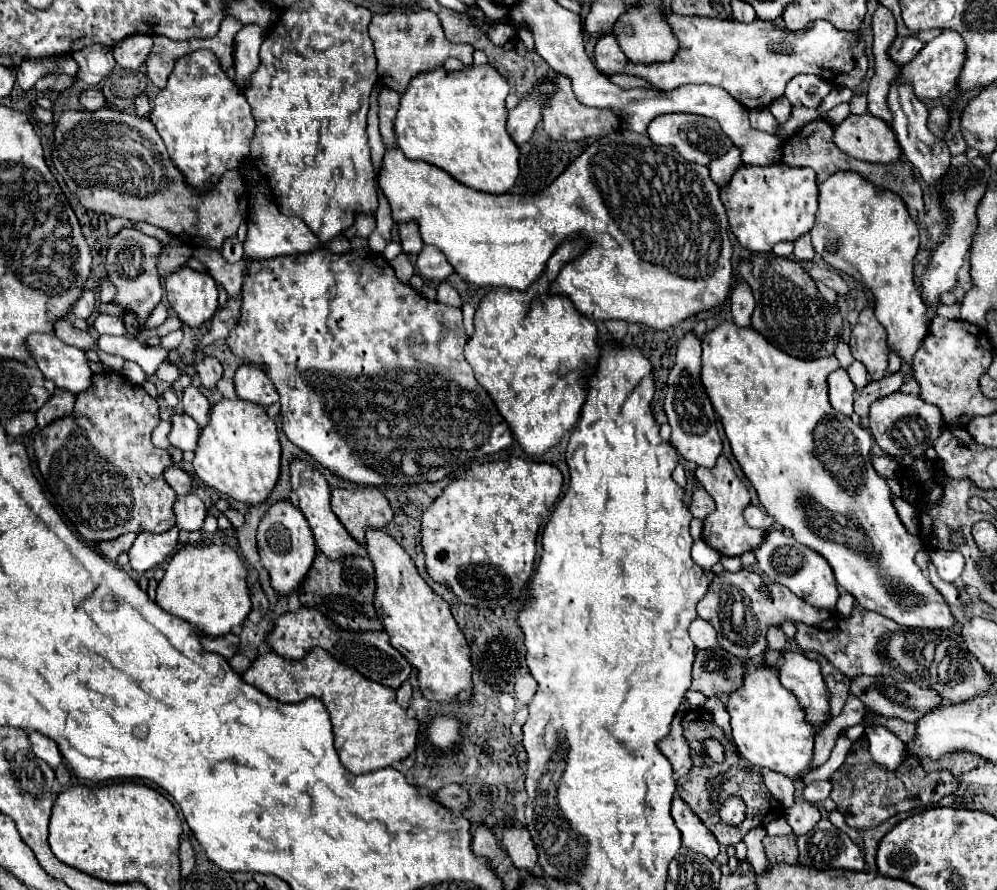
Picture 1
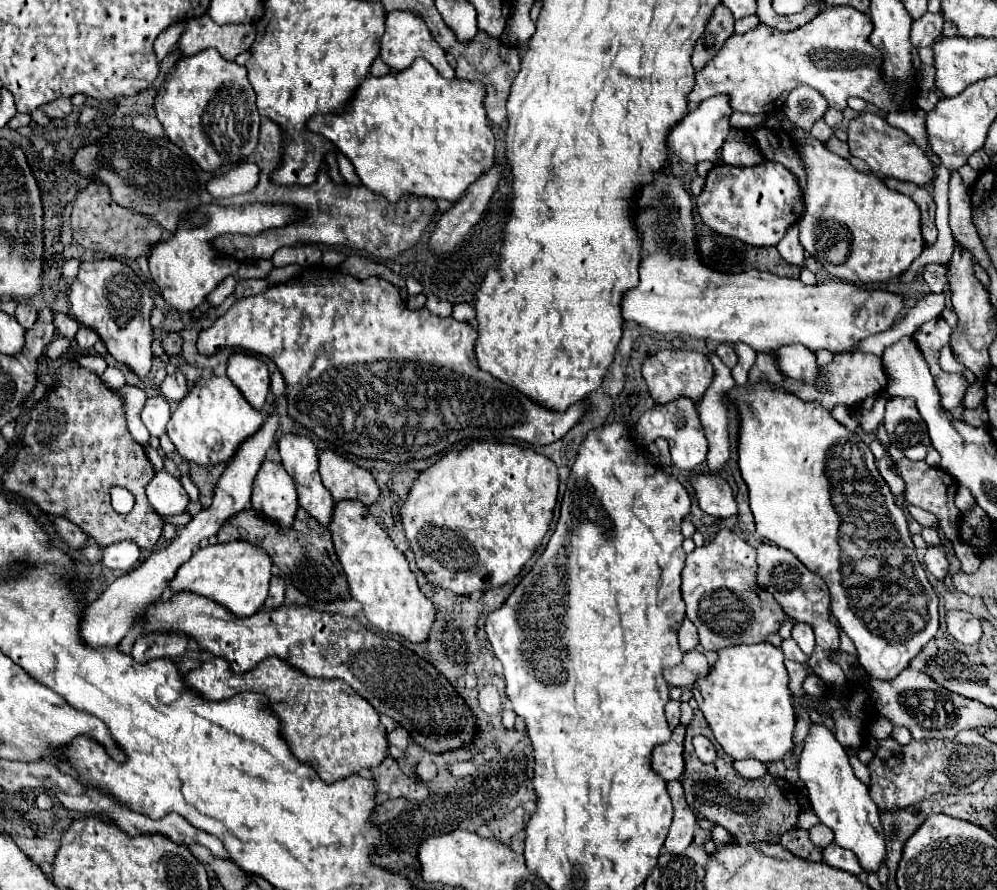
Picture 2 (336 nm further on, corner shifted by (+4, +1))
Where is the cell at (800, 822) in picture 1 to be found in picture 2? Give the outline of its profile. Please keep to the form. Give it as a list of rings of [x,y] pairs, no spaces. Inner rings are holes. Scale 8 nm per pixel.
[[[823,823],[815,825],[809,833],[811,833],[811,841],[813,841],[817,847],[821,847],[821,849],[825,849],[825,845],[833,843],[833,831],[831,831],[827,825],[823,825]]]

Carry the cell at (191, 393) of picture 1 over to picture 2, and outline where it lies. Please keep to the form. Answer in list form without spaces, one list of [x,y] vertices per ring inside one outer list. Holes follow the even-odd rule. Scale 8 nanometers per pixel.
[[[177,371],[173,375],[167,375],[161,383],[161,393],[167,397],[167,401],[181,401],[187,395],[187,381],[185,377]]]

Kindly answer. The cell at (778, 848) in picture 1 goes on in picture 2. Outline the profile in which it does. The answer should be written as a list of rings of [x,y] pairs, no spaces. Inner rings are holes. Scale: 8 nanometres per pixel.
[[[795,829],[789,831],[781,837],[781,845],[787,847],[791,853],[795,853],[801,859],[807,861],[821,861],[821,849],[815,847],[809,839],[809,833],[805,829]]]

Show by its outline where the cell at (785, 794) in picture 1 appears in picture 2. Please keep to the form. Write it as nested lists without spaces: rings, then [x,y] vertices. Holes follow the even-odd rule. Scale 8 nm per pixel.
[[[741,759],[741,761],[735,761],[733,763],[735,771],[743,777],[763,777],[767,773],[765,765],[761,761],[755,761],[755,759]]]

